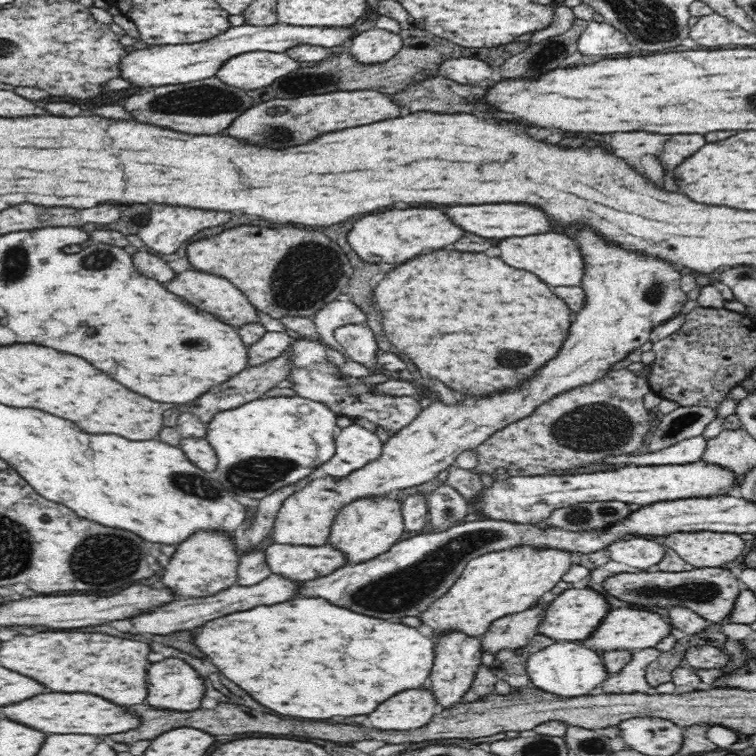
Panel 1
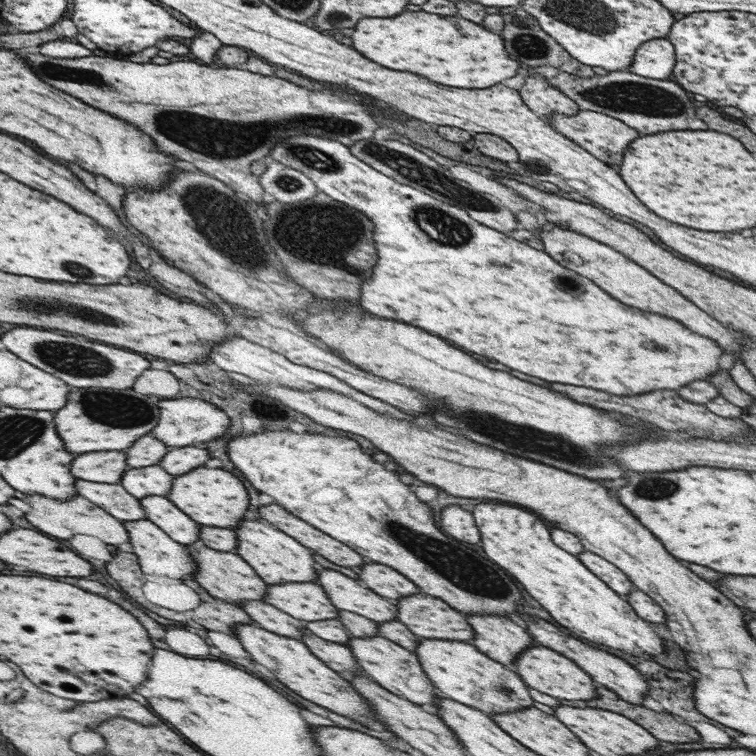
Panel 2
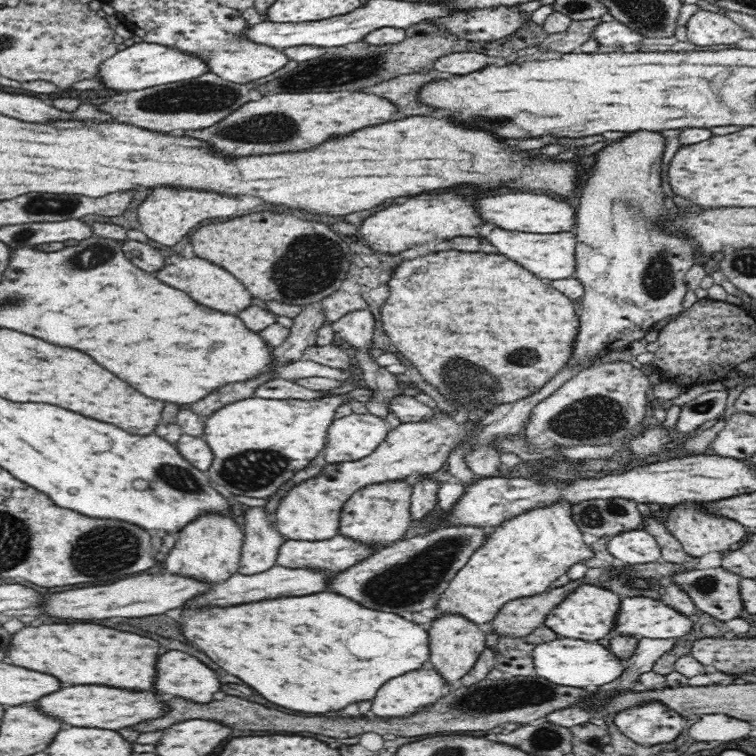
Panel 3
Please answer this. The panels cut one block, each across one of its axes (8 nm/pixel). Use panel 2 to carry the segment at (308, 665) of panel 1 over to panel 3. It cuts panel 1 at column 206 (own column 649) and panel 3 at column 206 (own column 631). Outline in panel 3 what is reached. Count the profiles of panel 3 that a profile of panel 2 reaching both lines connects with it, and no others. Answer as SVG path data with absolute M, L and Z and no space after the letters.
M334 592L226 608L188 607L179 613L185 638L220 668L242 678L266 700L310 714L372 700L384 682L422 668L431 658L428 633L419 624L390 612L362 608Z

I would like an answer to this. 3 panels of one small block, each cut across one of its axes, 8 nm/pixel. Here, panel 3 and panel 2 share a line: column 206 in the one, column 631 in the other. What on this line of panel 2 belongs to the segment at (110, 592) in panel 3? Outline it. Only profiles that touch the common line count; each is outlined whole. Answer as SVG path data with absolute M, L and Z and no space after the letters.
M586 550L578 558L582 560L582 564L590 572L594 572L600 580L604 580L619 595L625 596L635 589L632 581L618 567L608 562L605 558Z

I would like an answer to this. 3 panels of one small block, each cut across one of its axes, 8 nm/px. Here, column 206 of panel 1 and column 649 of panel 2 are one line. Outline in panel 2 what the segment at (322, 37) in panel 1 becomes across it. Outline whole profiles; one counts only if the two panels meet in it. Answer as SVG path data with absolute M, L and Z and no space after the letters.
M655 38L643 42L636 49L629 71L649 79L669 80L675 62L675 48L670 39Z

